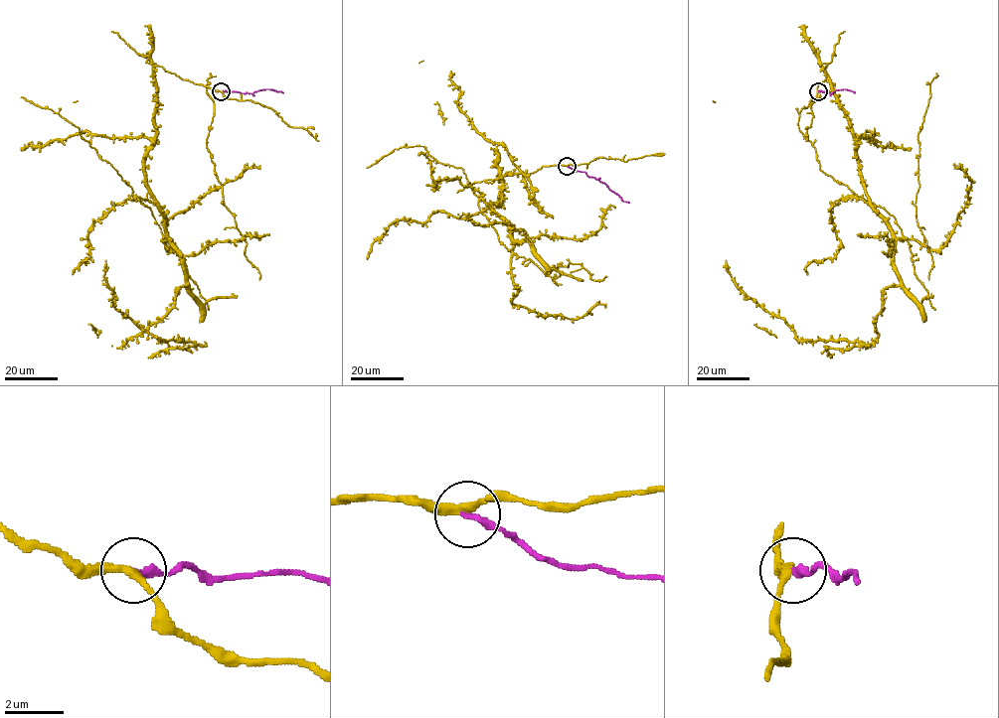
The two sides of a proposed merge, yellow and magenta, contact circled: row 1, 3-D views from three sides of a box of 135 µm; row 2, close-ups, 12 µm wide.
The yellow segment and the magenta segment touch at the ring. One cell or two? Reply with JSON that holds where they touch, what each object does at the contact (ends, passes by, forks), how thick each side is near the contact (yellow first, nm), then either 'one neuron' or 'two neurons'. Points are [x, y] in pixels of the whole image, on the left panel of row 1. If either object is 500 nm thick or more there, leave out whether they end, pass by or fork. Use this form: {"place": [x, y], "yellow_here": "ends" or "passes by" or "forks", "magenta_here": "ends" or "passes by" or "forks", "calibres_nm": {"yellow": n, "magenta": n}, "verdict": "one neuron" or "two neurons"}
{"place": [221, 91], "yellow_here": "passes by", "magenta_here": "ends", "calibres_nm": {"yellow": 240, "magenta": 240}, "verdict": "two neurons"}

